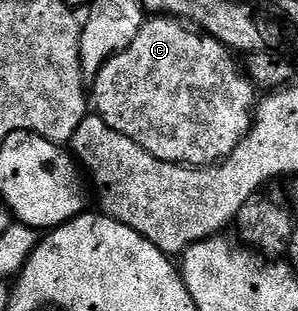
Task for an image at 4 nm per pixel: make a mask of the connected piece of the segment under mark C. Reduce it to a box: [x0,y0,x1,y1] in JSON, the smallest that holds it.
[93,16,256,168]

